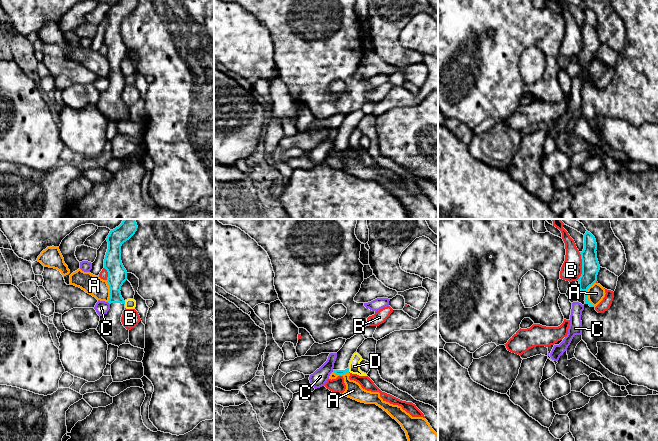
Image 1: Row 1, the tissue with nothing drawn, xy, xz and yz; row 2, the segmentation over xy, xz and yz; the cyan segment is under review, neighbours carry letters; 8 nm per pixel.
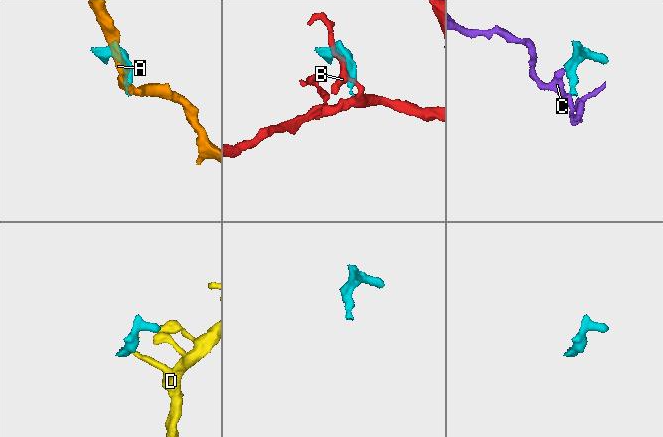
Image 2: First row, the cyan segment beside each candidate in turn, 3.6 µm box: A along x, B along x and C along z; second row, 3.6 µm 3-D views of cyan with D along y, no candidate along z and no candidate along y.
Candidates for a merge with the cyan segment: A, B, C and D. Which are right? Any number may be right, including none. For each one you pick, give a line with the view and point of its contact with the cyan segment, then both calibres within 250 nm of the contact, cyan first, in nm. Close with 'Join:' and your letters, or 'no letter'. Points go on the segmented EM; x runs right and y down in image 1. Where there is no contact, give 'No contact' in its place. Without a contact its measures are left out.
Join: no letter

